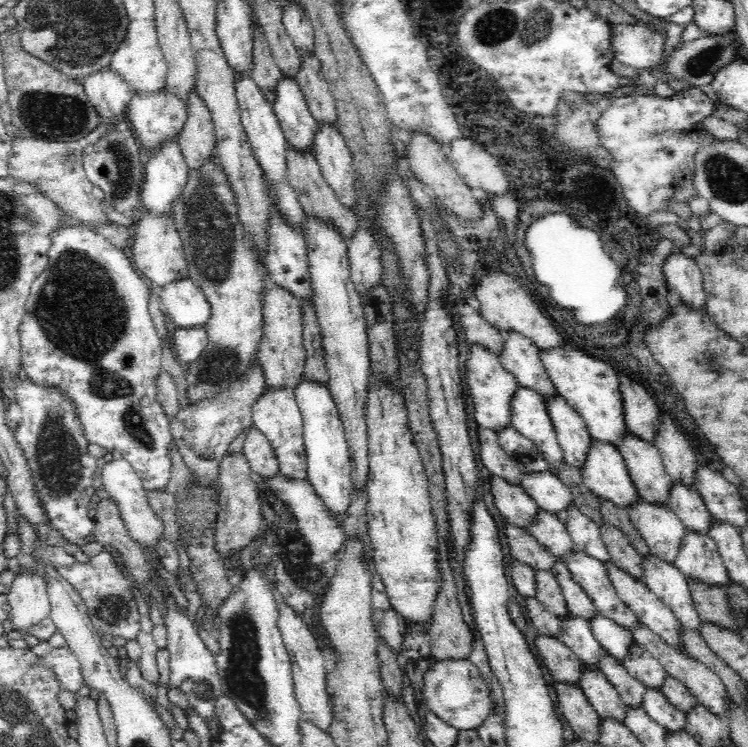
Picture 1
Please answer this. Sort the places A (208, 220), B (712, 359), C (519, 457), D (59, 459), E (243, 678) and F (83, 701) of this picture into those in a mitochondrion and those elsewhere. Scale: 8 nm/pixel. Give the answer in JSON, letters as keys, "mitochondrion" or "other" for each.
{"A":"mitochondrion","B":"mitochondrion","C":"other","D":"mitochondrion","E":"mitochondrion","F":"other"}

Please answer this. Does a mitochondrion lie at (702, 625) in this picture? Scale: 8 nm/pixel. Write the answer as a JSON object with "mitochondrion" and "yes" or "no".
{"mitochondrion":"no"}

